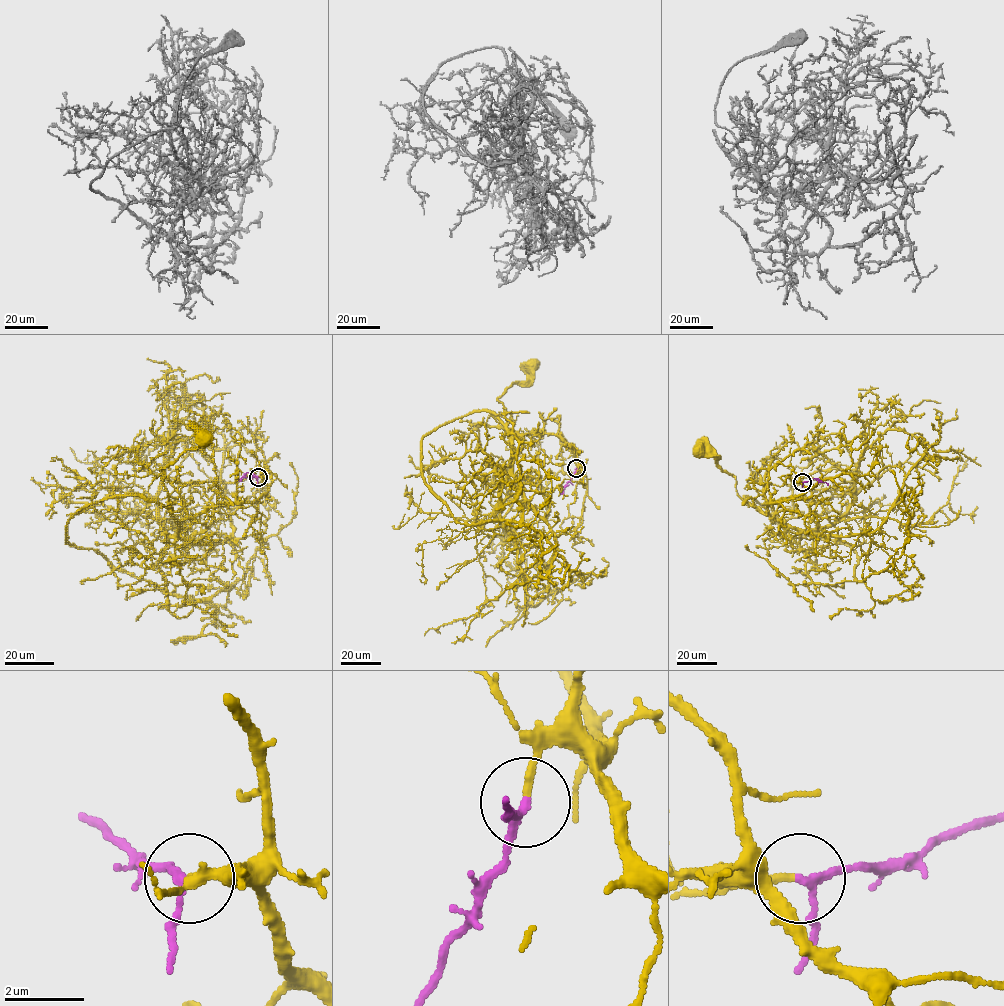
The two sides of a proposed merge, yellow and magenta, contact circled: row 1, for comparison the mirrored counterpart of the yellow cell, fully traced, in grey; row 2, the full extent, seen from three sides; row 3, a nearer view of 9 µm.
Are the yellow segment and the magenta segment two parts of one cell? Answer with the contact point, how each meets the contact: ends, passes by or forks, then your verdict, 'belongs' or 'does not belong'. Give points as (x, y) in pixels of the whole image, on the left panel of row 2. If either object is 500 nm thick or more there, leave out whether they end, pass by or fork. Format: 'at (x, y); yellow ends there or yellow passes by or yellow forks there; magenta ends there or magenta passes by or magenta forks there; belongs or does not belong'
at (258, 477); yellow ends there; magenta passes by; belongs

